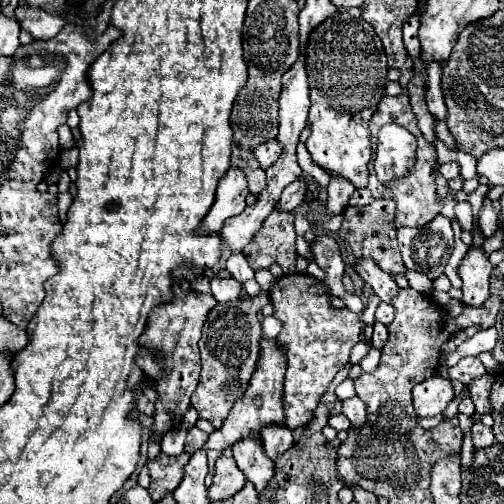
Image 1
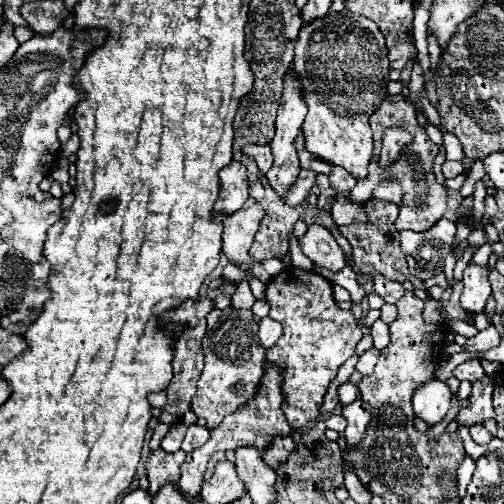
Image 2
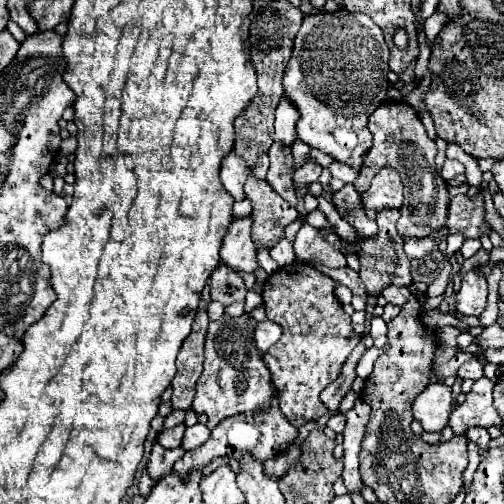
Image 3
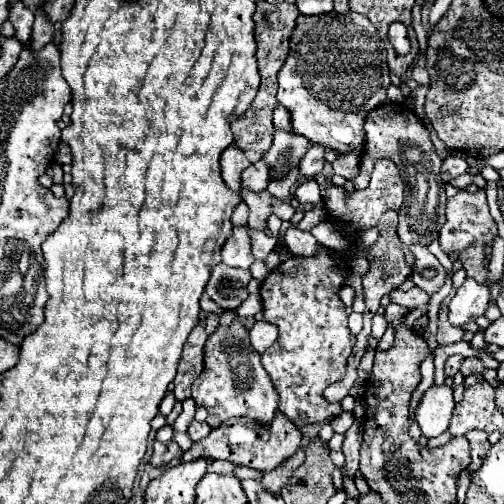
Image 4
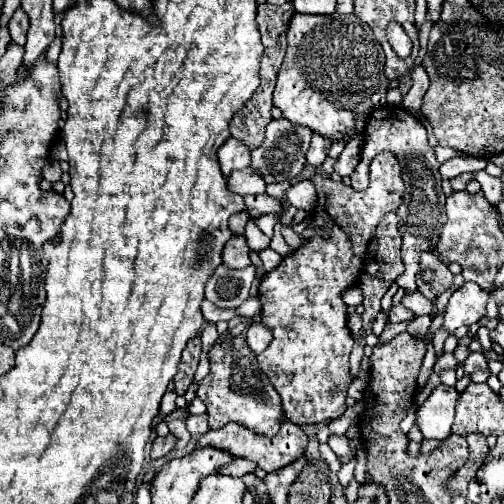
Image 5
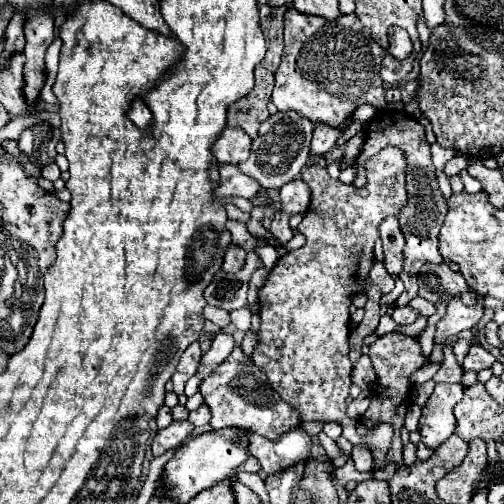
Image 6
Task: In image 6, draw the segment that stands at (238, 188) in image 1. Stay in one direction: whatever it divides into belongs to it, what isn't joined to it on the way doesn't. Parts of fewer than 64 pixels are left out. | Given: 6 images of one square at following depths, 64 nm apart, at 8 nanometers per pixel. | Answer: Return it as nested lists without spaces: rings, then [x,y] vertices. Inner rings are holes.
[[[228,126],[214,142],[212,154],[220,164],[240,164],[250,156],[250,138],[244,132]]]

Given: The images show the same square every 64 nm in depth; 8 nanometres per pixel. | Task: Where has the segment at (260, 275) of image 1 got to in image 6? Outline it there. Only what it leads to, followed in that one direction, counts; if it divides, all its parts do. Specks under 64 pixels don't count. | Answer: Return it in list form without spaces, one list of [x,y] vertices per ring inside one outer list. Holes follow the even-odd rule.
[[[230,244],[224,254],[222,270],[224,272],[238,272],[240,268],[244,268],[244,264],[246,264],[246,250],[238,244]]]

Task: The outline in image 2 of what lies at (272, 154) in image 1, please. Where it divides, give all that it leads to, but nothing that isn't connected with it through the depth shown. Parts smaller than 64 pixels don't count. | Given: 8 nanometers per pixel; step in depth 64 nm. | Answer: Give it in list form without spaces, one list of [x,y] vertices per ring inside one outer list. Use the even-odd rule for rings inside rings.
[[[270,144],[245,146],[244,153],[255,159],[258,168],[264,174],[270,170],[270,166],[272,166],[272,150],[270,150]]]

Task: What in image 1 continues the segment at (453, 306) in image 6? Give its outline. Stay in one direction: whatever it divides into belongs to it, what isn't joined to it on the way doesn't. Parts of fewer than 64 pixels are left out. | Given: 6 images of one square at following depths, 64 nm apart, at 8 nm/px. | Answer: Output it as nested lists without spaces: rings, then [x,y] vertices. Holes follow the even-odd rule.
[[[482,246],[468,248],[466,256],[458,266],[458,276],[462,278],[462,302],[470,306],[482,306],[484,300],[490,296],[488,280],[494,266],[488,260],[488,254]]]

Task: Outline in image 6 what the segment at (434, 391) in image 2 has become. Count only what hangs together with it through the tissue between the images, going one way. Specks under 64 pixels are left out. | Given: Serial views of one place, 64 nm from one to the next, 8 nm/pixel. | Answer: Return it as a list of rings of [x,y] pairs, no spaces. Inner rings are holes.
[[[436,384],[432,396],[422,408],[422,418],[418,424],[422,442],[426,446],[438,448],[444,440],[448,440],[454,434],[454,406],[462,396],[464,388],[460,384]]]

